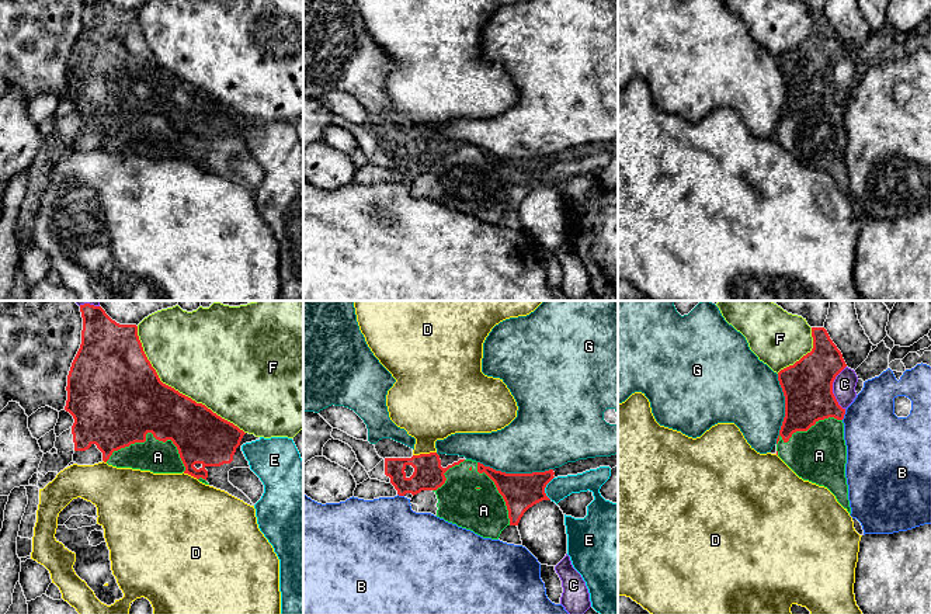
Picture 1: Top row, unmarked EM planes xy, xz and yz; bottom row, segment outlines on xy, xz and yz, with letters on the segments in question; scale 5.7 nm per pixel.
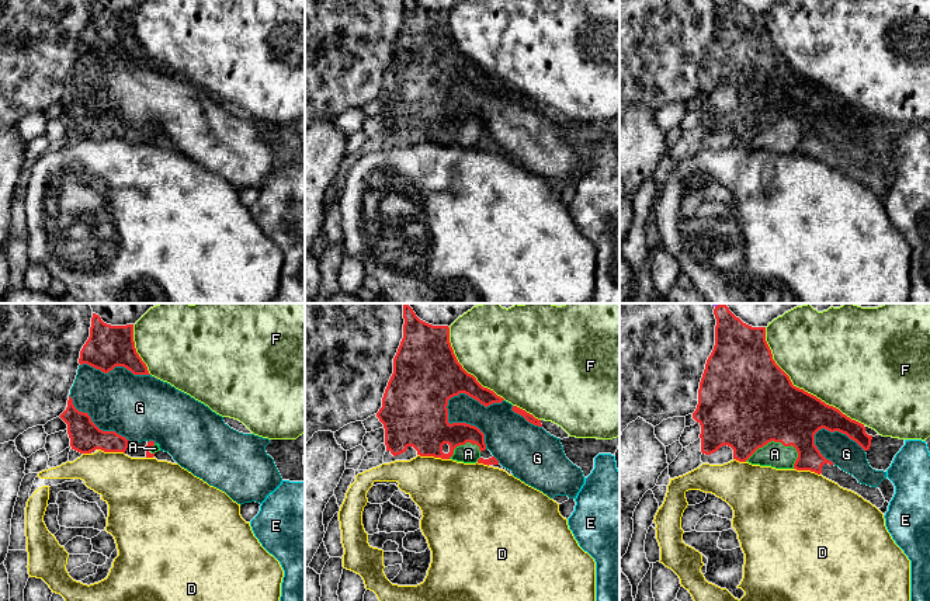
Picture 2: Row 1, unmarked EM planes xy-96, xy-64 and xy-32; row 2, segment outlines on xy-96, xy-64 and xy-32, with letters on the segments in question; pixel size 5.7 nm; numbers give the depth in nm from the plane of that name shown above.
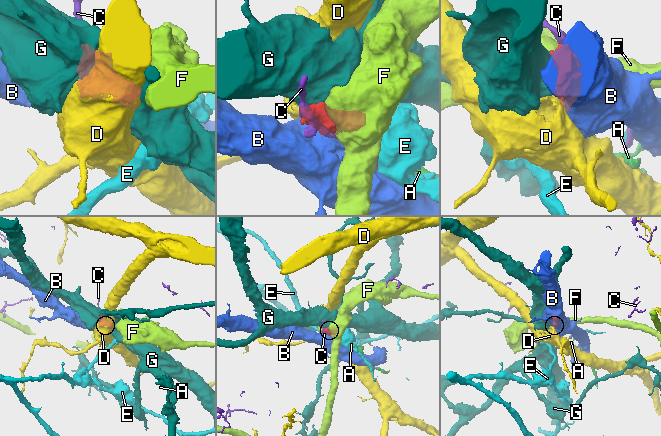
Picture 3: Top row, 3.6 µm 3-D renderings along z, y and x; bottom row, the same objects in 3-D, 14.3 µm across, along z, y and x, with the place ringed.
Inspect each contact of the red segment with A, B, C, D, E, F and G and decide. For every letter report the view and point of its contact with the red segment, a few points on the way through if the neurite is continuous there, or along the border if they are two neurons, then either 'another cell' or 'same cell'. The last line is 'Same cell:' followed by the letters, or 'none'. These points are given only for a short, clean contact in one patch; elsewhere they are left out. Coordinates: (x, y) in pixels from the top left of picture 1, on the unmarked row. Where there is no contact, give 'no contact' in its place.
A: contact xy (150, 117); same cell
B: contact yz (844, 99); border yz (846, 94), (841, 104); another cell
C: contact yz (832, 73); another cell
D: contact xz (424, 139); another cell
E: contact xz (545, 172); border xz (553, 162), (545, 173), (545, 180), (549, 184); another cell
F: contact xy (174, 75); another cell
G: contact xz (516, 159); another cell
Same cell: A

